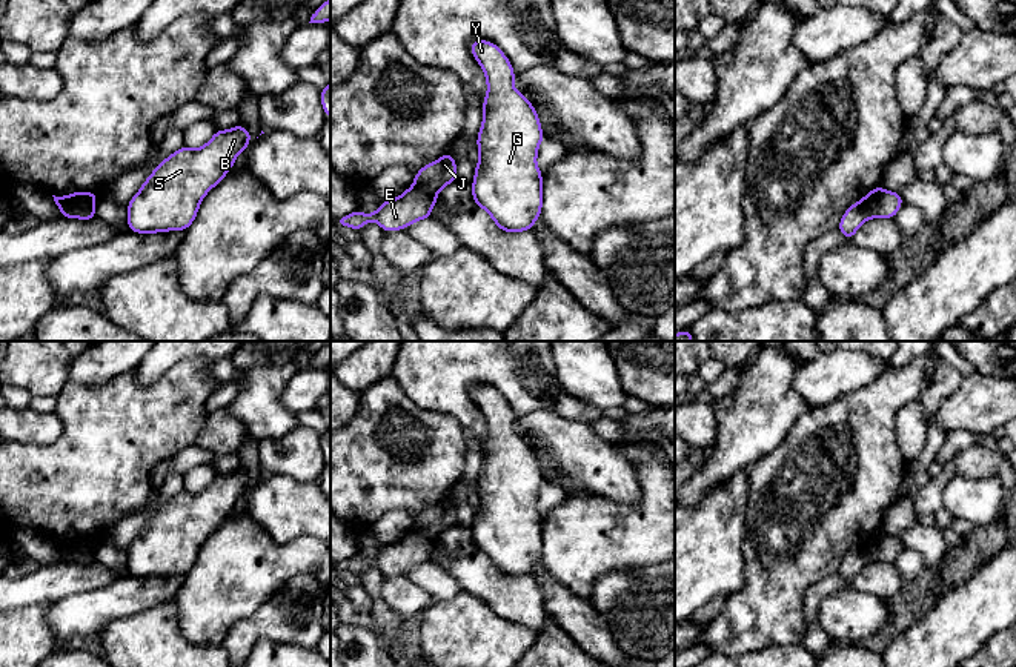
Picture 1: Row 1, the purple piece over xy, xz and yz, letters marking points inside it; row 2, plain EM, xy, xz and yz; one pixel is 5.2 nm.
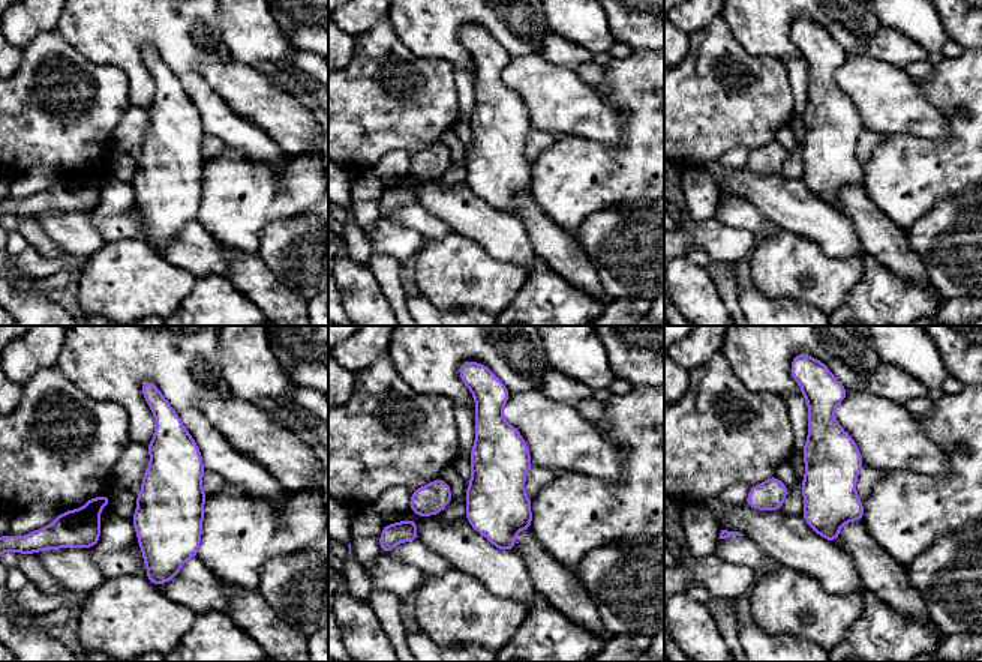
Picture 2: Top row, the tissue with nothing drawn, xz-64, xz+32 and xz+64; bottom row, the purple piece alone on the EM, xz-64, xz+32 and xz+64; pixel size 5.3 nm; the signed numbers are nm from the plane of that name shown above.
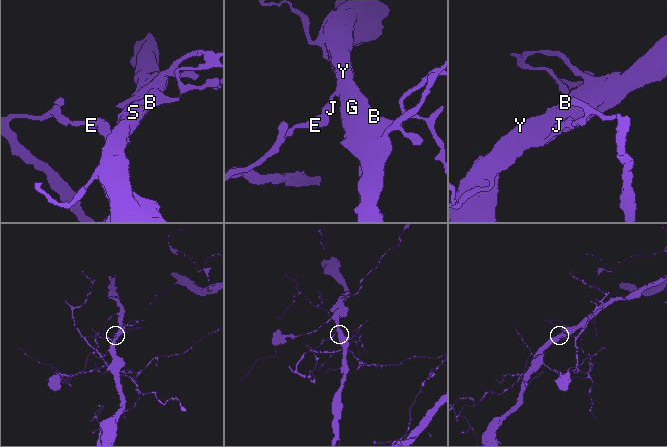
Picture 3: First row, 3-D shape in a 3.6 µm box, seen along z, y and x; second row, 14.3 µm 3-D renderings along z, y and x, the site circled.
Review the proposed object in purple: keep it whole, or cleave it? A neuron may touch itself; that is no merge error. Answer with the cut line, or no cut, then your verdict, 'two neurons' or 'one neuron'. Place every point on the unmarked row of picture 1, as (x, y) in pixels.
cut in xz along (414, 527), (435, 540); two neurons

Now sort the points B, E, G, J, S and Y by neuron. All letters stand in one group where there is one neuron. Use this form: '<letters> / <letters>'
B G J S Y / E

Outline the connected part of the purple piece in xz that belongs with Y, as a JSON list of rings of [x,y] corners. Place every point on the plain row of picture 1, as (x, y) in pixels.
[[[475,384],[470,397],[487,427],[472,543],[503,576],[530,575],[543,552],[543,516],[536,501],[546,481],[540,461],[515,433],[515,413],[495,387]]]

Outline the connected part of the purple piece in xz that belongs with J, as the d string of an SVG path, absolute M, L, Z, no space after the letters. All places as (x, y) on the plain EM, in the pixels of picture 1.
M444 498L437 506L423 510L413 523L421 535L438 539L440 535L457 524L457 506L452 498Z

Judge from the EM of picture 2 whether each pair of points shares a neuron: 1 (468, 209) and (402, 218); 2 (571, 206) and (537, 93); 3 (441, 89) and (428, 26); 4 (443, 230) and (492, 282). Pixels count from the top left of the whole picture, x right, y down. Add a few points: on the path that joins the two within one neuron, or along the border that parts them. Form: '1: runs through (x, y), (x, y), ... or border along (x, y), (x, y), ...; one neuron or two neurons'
1: border along (419, 203), (453, 230); two neurons
2: border along (556, 134), (573, 134), (591, 140); two neurons
3: border along (402, 41), (417, 56), (440, 57), (453, 65); two neurons
4: border along (453, 231), (441, 239), (428, 240); two neurons

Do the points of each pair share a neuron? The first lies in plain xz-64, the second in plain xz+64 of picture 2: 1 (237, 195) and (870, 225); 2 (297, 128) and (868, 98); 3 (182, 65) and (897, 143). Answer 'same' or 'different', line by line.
1: different
2: same
3: different

